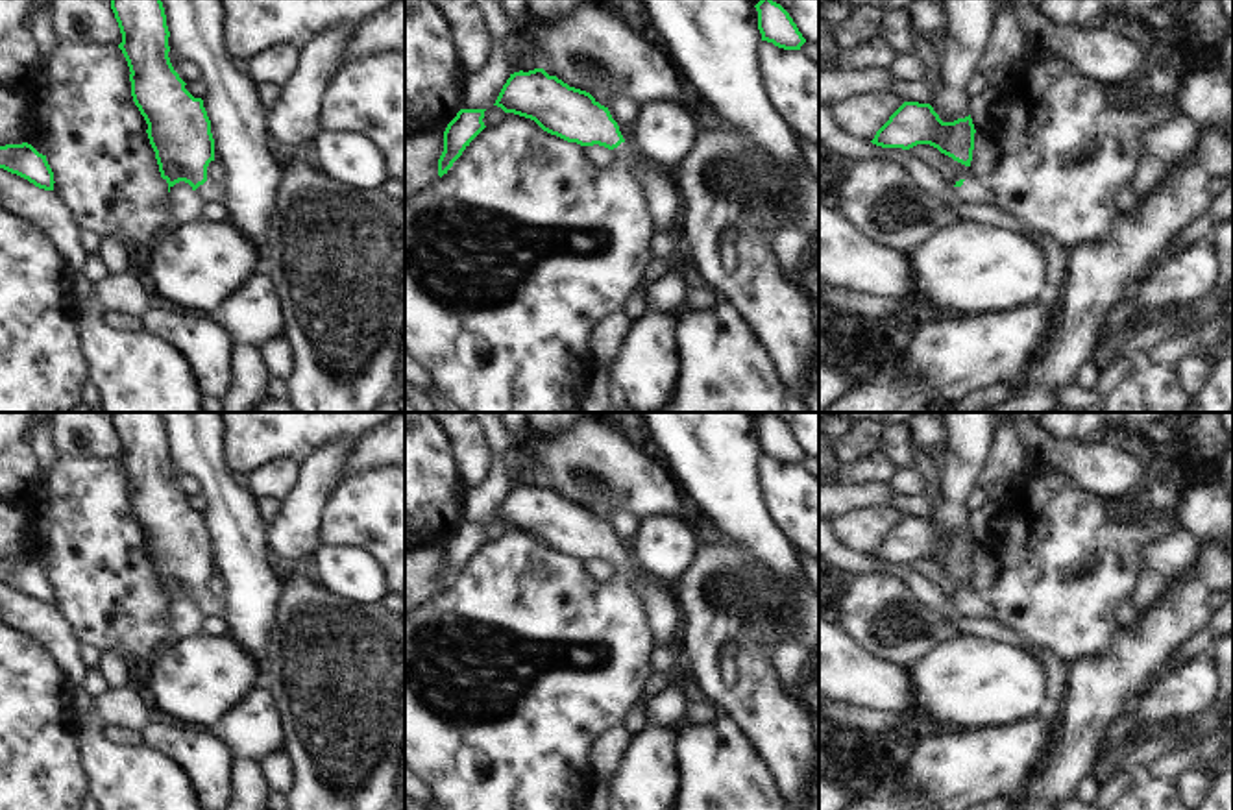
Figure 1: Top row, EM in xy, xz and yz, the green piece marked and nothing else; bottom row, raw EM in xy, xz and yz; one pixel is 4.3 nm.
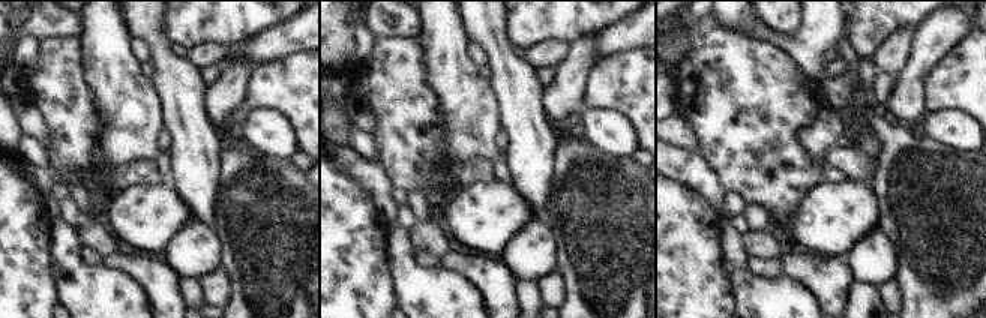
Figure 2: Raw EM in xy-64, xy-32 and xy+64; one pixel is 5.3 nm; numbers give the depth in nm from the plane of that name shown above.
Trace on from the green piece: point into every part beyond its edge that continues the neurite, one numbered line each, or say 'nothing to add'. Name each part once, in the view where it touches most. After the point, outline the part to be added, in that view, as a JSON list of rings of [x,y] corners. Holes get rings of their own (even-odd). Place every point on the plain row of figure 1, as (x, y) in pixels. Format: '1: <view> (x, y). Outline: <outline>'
1: xy (207, 605). Outline: [[[205,595],[203,599],[200,599],[196,603],[196,608],[203,614],[203,616],[209,616],[209,614],[224,614],[224,601],[222,597],[213,597],[213,595]]]

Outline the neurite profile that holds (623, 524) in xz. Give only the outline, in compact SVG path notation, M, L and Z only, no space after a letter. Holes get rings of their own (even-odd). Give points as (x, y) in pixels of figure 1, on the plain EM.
M612 510L606 522L617 540L634 540L636 529L640 525L640 518L636 518L629 510Z

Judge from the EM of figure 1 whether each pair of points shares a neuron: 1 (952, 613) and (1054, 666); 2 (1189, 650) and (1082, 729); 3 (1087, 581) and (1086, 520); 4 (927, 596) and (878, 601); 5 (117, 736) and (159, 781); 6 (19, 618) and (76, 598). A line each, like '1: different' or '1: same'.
1: same
2: different
3: same
4: different
5: different
6: different

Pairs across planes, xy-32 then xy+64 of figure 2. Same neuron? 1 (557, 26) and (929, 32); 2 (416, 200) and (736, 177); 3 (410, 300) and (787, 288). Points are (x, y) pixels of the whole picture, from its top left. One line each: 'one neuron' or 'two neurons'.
1: two neurons
2: two neurons
3: one neuron

